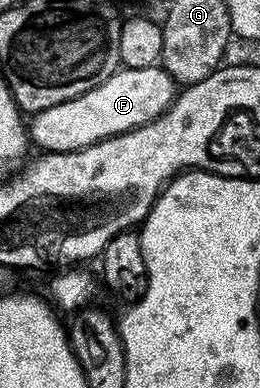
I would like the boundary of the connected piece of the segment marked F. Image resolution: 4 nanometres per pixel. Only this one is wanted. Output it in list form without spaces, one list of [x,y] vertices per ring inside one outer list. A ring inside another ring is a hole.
[[[160,65],[134,70],[119,68],[103,84],[63,104],[55,104],[39,114],[32,115],[27,133],[45,152],[82,150],[85,146],[134,130],[155,120],[172,104],[174,97],[173,77],[161,69]]]

